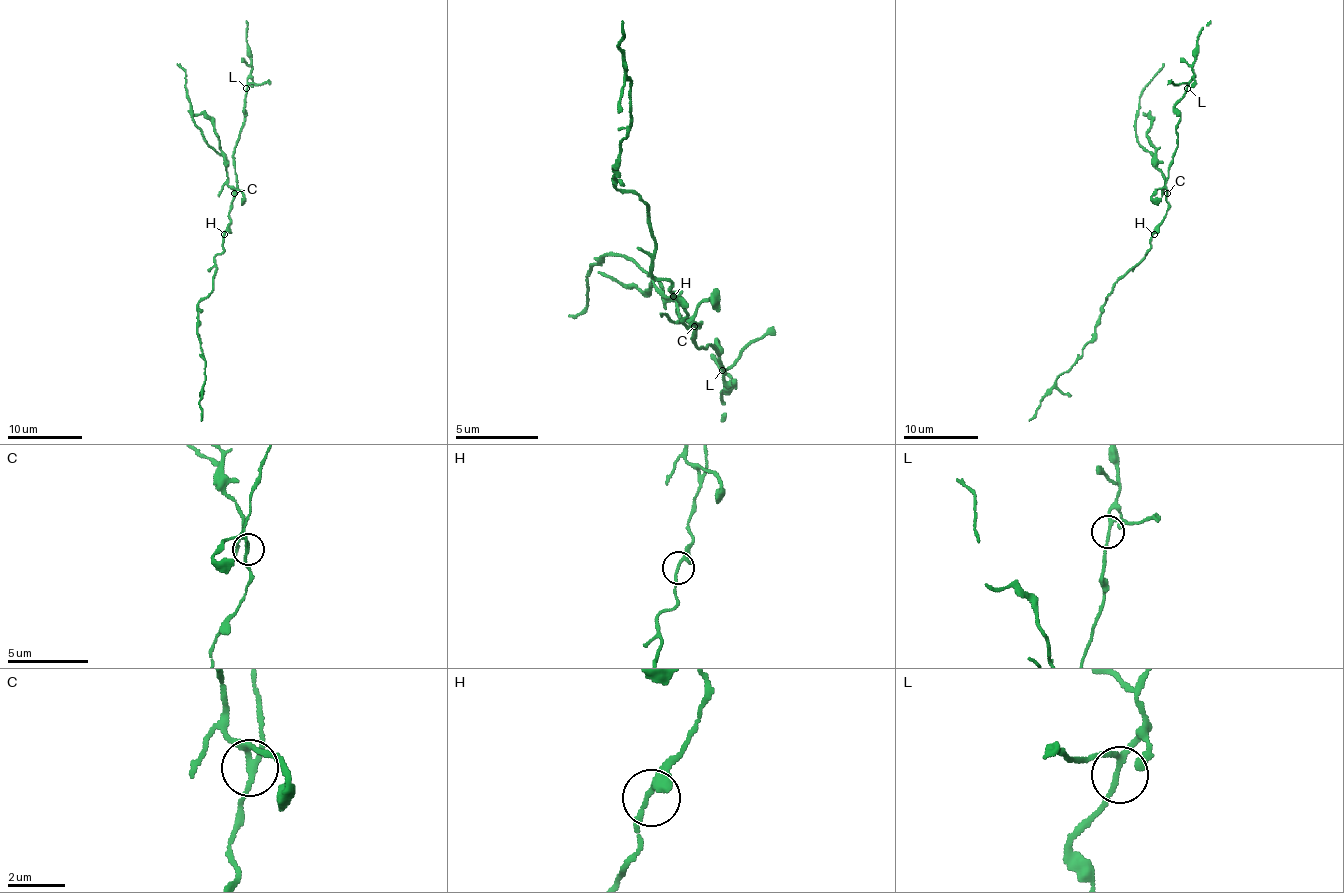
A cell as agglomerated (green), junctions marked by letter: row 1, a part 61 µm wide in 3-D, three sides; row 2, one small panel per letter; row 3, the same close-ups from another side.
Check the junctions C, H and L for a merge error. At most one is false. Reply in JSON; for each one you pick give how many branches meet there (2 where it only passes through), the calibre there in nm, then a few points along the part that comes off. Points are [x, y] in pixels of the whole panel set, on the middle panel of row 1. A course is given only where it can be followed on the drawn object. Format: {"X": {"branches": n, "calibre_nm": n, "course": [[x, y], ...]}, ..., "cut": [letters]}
{"C": {"branches": 4, "calibre_nm": 180, "course": [[693, 325], [681, 321], [677, 300], [635, 263], [607, 255], [590, 271], [586, 304], [569, 316]]}, "cut": ["C"]}

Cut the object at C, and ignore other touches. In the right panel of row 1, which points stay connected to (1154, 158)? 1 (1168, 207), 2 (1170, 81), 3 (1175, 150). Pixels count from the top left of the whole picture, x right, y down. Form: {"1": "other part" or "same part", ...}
{"1": "other part", "2": "other part", "3": "other part"}

